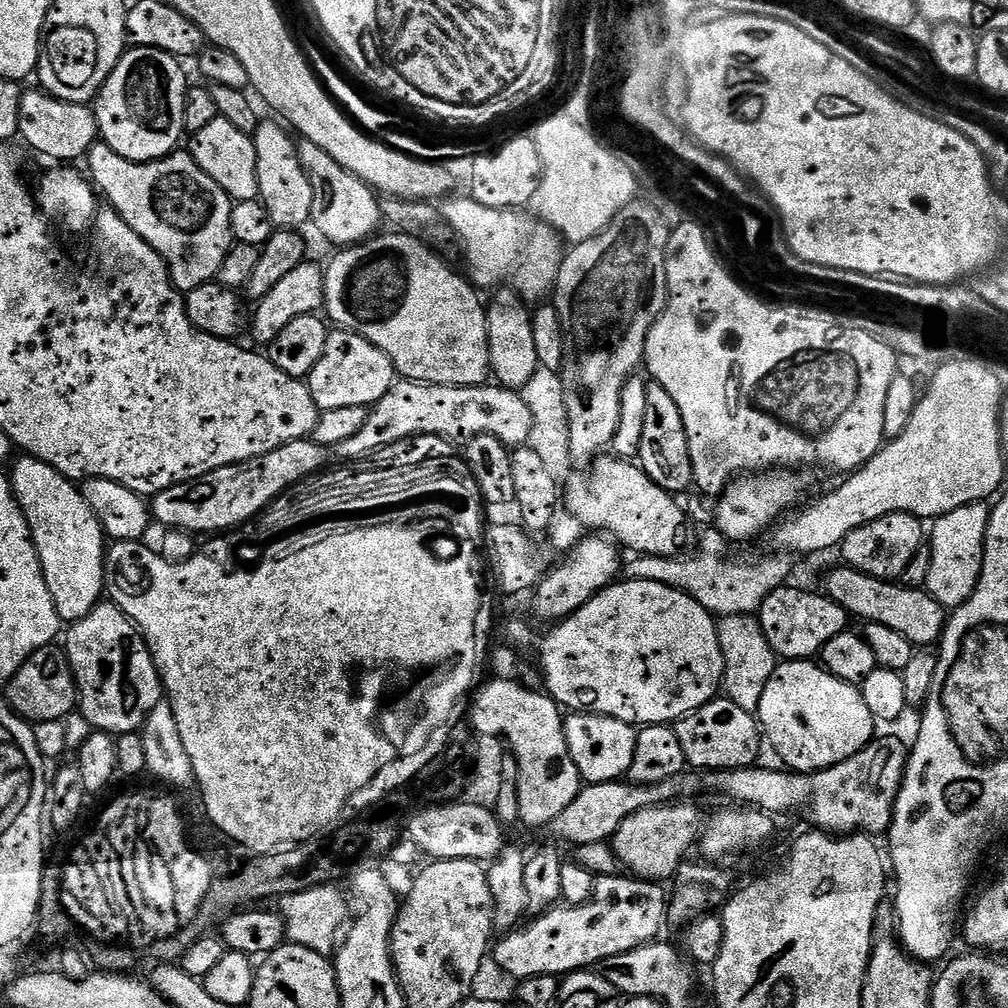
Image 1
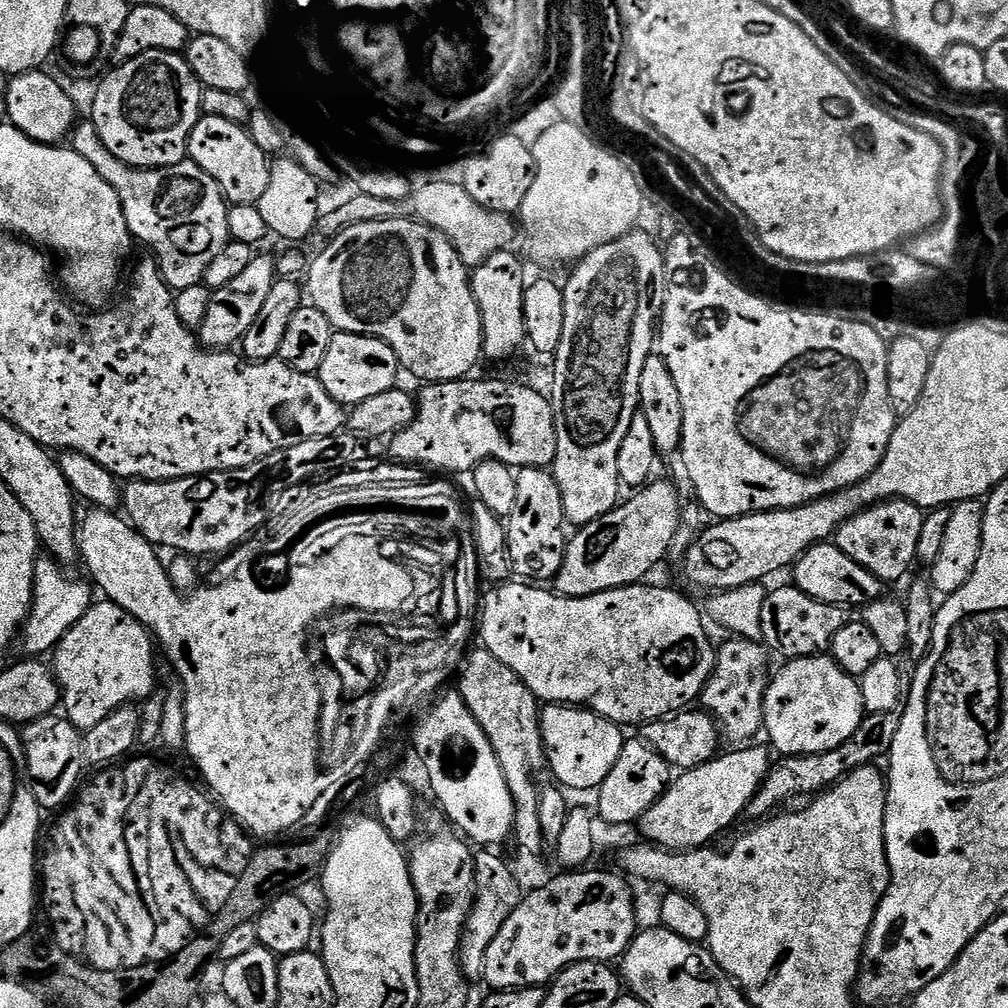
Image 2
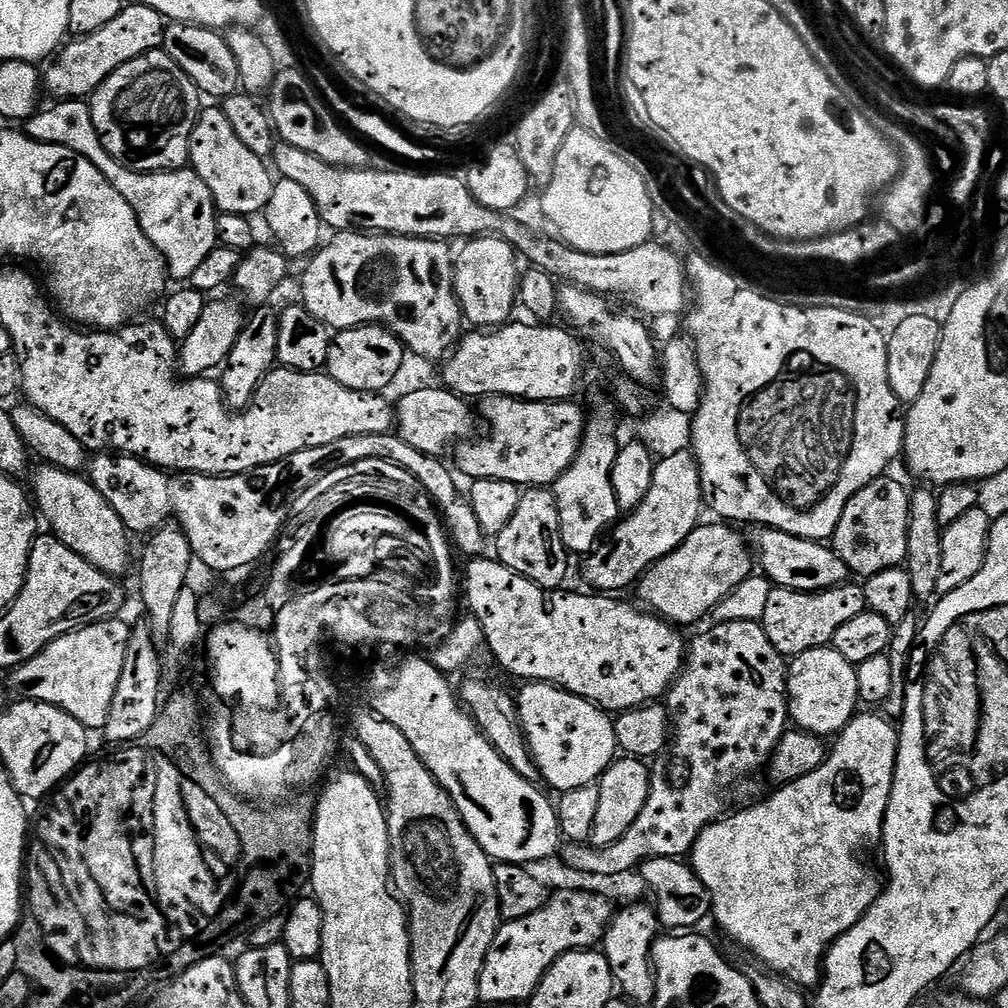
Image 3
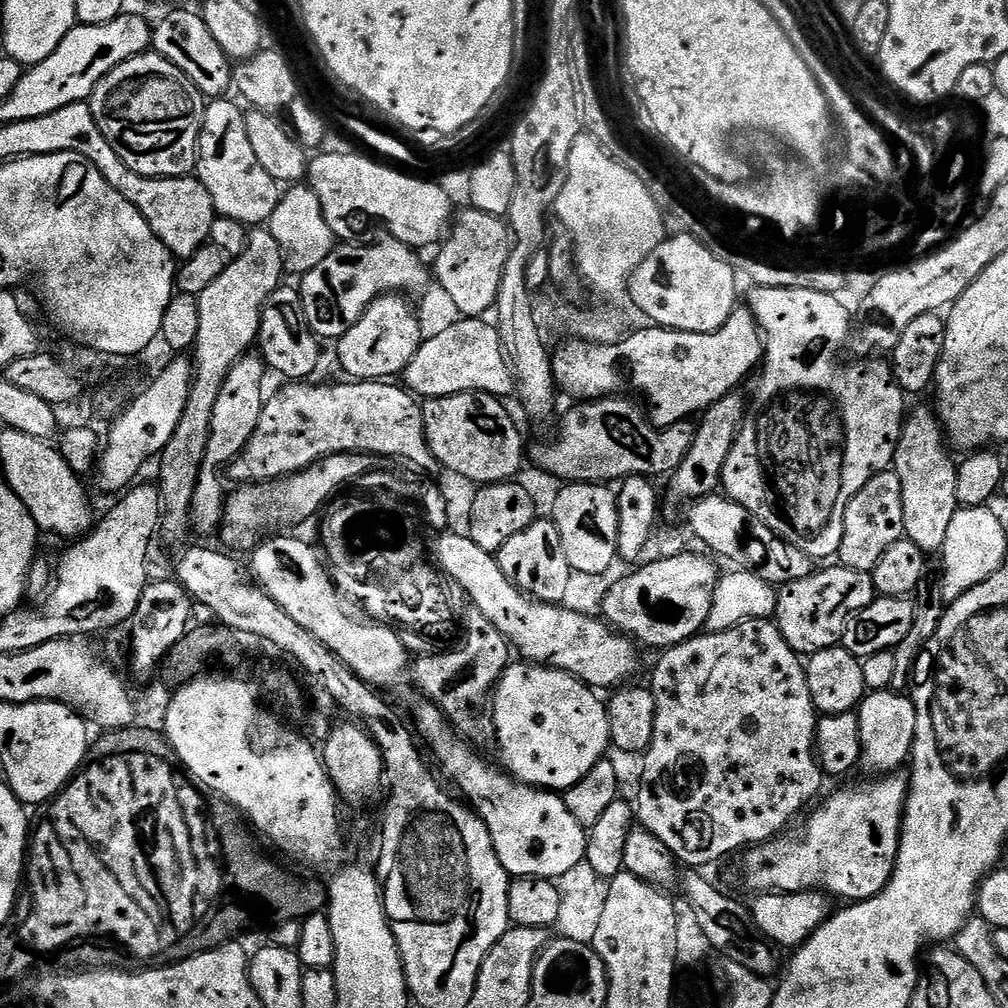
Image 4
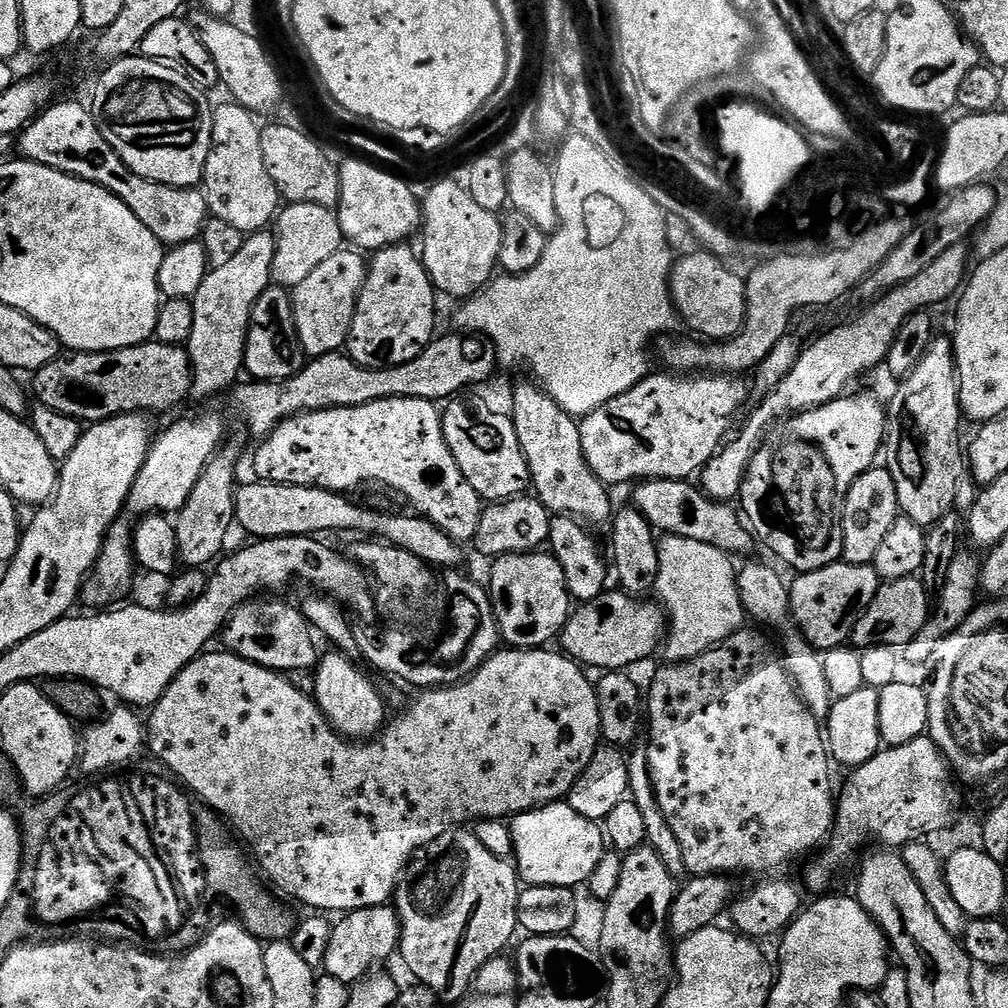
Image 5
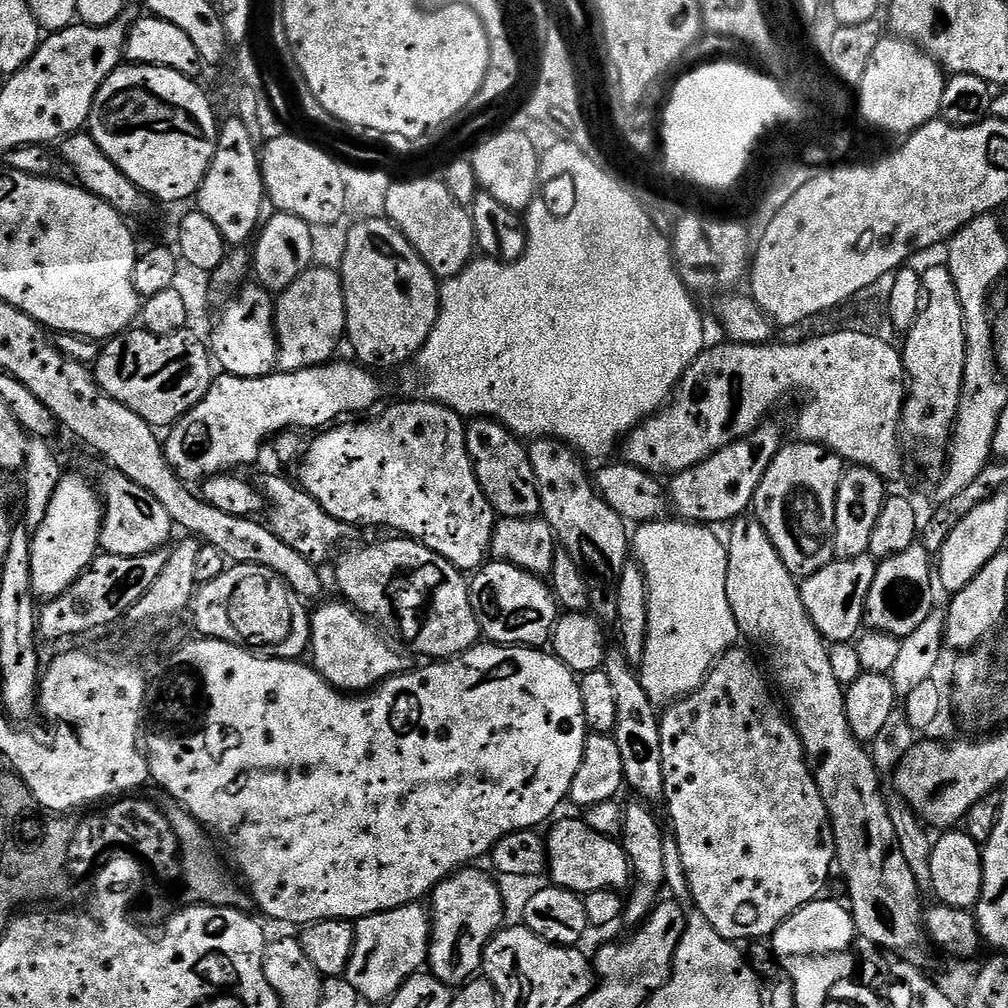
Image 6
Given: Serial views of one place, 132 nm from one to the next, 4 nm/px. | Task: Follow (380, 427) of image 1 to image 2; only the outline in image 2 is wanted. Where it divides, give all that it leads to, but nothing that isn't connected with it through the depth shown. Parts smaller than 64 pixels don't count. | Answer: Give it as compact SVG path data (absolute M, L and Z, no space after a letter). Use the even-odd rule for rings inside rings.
M465 378L463 380L451 380L441 384L425 383L424 388L418 394L418 415L414 423L408 428L396 433L387 441L388 452L393 461L409 466L419 466L425 470L437 468L437 473L448 474L444 472L464 472L471 473L472 469L477 468L482 462L487 460L497 460L502 464L507 464L513 470L521 468L548 468L556 457L556 415L552 413L552 401L545 393L529 386L527 383L511 384L508 380L476 380L477 378Z

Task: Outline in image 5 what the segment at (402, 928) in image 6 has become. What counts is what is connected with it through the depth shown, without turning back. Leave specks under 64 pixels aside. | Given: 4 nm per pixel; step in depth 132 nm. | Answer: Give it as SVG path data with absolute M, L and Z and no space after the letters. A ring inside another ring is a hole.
M381 906L349 912L333 923L330 946L326 946L323 971L338 978L338 982L346 982L351 986L363 980L377 966L383 965L380 964L383 960L395 957L399 947L400 918L395 907Z

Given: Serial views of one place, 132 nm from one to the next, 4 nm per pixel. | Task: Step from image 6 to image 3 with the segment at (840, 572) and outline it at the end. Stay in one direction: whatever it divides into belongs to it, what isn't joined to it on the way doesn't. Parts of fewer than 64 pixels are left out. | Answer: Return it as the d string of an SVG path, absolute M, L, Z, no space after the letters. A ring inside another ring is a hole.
M855 582L839 584L837 588L828 588L825 592L799 592L793 588L773 587L762 623L766 638L774 642L780 653L786 658L795 658L806 654L806 650L831 645L834 634L838 634L843 624L850 622L850 618L858 618L867 606L863 587Z

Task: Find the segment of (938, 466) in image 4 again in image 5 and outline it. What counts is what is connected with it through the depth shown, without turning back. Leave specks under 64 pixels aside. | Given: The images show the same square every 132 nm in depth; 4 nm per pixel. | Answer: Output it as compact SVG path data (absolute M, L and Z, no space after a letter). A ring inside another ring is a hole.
M937 335L933 339L932 344L926 350L926 354L922 358L922 362L918 362L918 366L910 375L903 377L899 381L900 389L896 392L896 397L892 400L892 408L890 404L890 427L886 432L886 456L888 452L888 461L886 461L886 467L889 472L892 473L894 478L894 486L898 490L898 502L900 503L901 513L905 516L909 516L914 522L918 522L926 530L930 529L932 525L938 523L938 521L949 512L953 511L954 503L956 500L956 491L960 488L960 475L965 475L966 472L966 456L962 451L962 444L960 448L960 420L962 421L962 409L960 406L960 379L956 377L956 357L952 350L951 339L946 335Z

